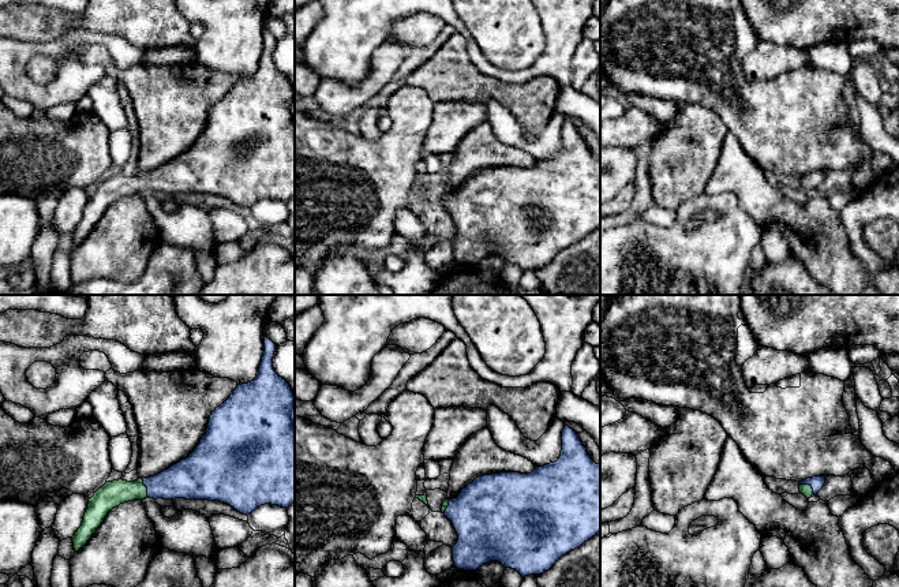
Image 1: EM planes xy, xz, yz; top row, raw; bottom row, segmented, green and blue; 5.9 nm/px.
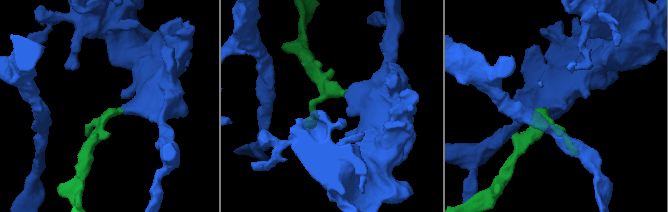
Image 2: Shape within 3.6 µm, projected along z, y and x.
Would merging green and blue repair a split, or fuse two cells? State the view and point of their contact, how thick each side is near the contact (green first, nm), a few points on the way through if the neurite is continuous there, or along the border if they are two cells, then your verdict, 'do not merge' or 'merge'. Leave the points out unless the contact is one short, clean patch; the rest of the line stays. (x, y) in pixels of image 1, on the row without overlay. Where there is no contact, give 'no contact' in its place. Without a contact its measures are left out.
meets green in yz at (809, 179); 70 nm thick on the green side, 80 nm on the other; runs through yz (806, 184), (809, 179), (816, 176); merge

